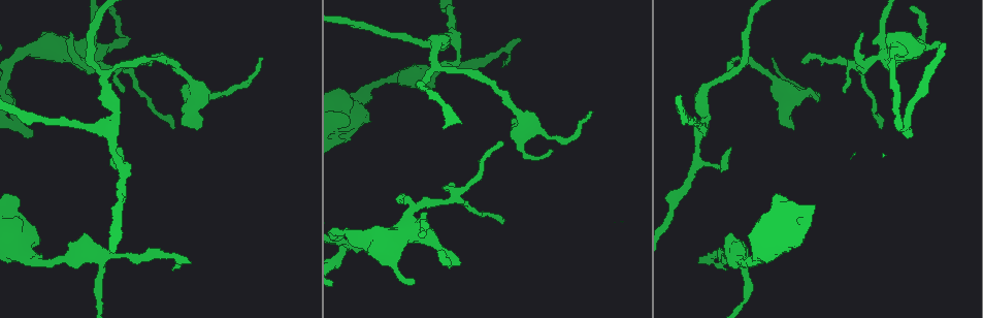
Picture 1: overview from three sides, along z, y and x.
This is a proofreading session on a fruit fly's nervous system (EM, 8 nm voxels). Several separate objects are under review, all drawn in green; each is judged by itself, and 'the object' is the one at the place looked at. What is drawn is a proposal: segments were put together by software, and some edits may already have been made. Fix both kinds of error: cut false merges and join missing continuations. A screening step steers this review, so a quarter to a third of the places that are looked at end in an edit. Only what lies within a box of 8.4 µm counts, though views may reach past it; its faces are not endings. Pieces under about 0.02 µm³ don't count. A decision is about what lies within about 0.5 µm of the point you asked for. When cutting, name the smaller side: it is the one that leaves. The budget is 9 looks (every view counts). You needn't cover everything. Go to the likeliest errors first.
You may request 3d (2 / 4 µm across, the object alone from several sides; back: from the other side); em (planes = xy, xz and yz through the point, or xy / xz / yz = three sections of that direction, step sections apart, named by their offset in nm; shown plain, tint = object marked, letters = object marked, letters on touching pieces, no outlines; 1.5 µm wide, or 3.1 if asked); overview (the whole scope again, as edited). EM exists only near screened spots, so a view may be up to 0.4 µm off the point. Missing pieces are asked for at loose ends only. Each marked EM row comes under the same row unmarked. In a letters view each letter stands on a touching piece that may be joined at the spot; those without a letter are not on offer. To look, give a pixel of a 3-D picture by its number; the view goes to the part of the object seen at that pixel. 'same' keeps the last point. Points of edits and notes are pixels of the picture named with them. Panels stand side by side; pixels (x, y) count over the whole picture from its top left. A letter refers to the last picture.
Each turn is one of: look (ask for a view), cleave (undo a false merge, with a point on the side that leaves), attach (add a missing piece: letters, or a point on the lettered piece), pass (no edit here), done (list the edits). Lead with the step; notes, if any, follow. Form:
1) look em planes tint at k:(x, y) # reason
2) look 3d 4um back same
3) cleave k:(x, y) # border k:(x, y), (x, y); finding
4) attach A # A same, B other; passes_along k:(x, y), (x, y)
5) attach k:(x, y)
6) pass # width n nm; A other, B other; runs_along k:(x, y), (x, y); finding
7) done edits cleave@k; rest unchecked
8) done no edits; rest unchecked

look 3d 4um at 1:(174, 268) # end of a long branch

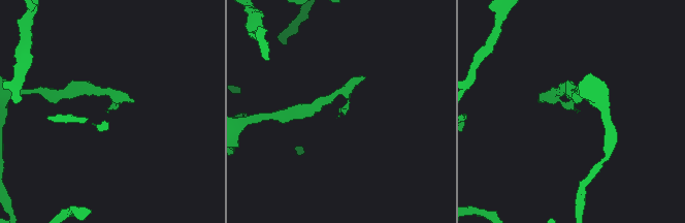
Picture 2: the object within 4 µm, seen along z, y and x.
look em yz step 8 tint at 2:(108, 109)

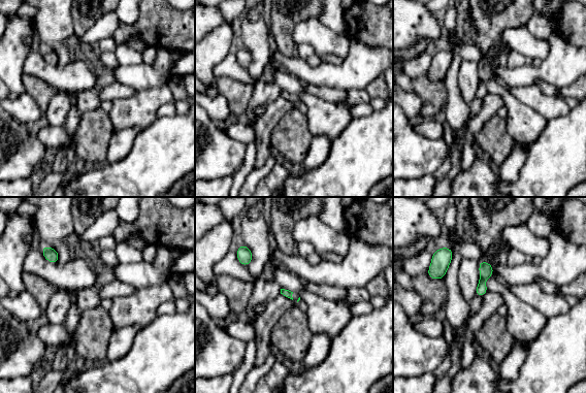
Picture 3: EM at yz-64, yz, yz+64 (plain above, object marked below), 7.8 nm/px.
look em yz step 8 letters same # what lies round it

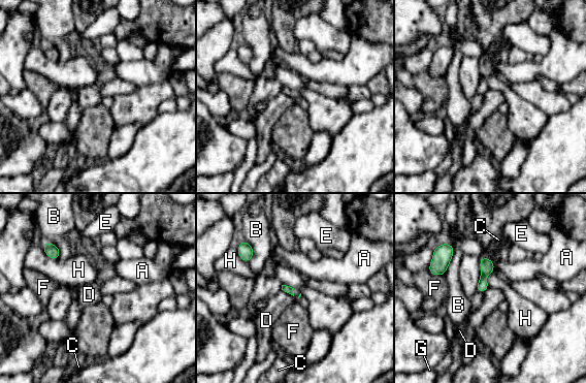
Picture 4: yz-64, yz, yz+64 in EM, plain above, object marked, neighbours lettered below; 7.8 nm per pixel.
pass # A other, B other, C other, D other, E other, F other, G other, H other; border 4:(42, 247), (50, 257), (58, 260); no lettered piece goes on from it

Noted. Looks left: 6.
look em planes letters at 1:(512, 119) # branch stops here

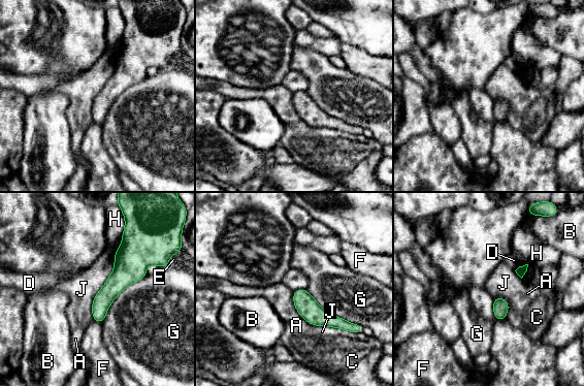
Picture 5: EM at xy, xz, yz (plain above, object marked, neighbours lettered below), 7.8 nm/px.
pass # A other, B other, C other, D other, E other, F other, G other, H other, J other; none of them fits

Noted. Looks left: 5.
look em xy step 4 tint at 1:(455, 186) # thin end

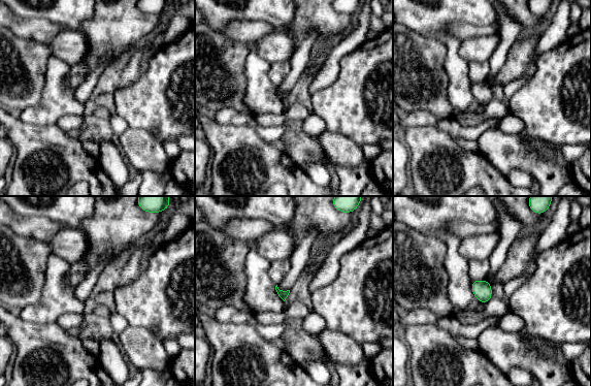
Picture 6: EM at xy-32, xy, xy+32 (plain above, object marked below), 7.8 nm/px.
look em yz step 4 letters same

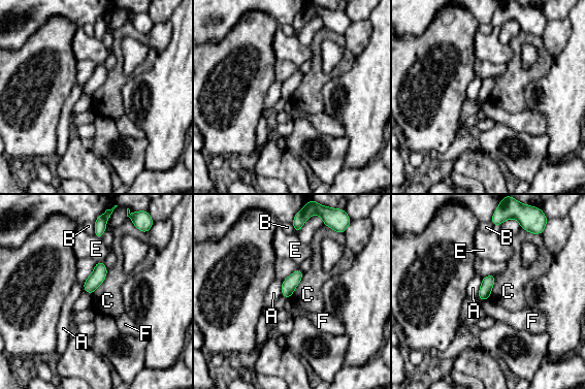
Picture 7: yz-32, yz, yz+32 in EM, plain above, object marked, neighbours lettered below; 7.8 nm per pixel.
pass # longest_contact C 240 nm; A other, B other, C other, E other, F other; no lettered piece goes on from it

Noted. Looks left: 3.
look 3d 4um at 1:(740, 262) # thin neck

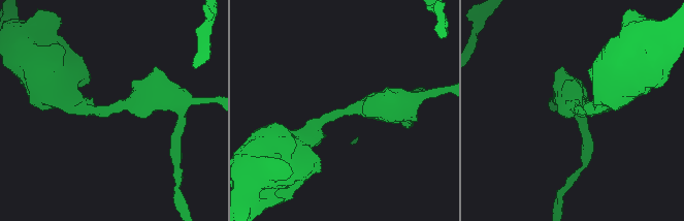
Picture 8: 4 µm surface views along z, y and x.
look em planes letters at 8:(337, 113)

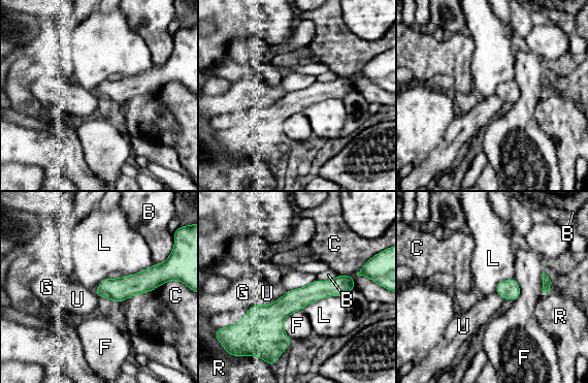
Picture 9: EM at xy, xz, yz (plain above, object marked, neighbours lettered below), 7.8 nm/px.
pass # width 160 nm; B other, C other, F other, G other, L other, R other, U other; border 9:(341, 296), (326, 296), (301, 309); continuous, no second neuron

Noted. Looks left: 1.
done no edits; rest unchecked

